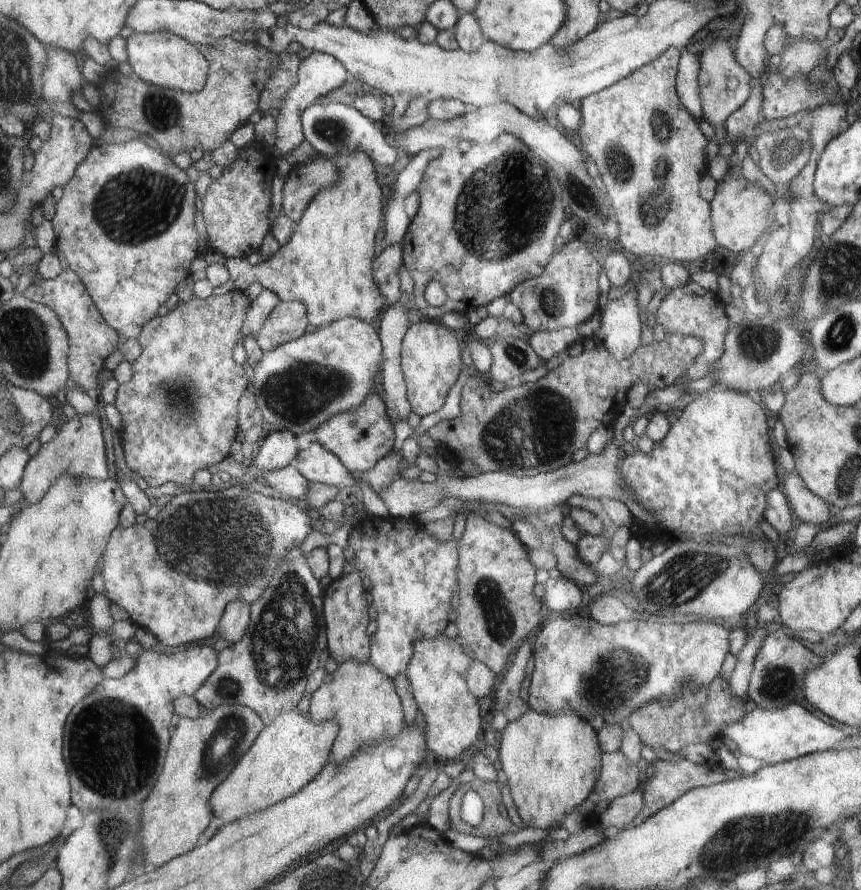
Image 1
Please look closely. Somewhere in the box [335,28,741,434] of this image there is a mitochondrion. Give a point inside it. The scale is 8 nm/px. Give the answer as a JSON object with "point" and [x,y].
{"point":[522,185]}

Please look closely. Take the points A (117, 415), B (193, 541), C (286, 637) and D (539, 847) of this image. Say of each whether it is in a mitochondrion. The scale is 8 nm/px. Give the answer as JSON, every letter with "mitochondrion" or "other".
{"A":"other","B":"mitochondrion","C":"mitochondrion","D":"other"}

